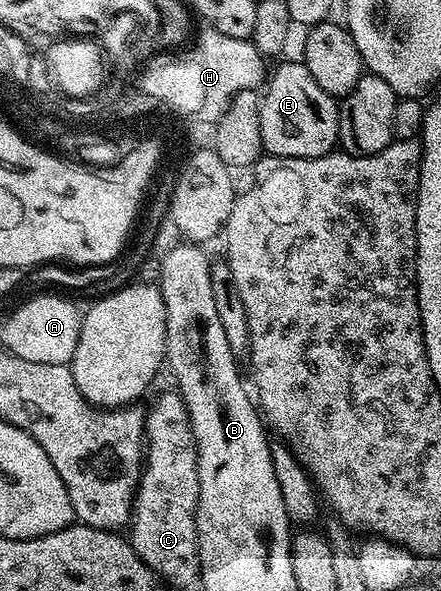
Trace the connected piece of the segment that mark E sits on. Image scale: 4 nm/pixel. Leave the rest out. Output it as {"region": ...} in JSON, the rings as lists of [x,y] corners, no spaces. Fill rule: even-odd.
{"region":[[[302,60],[287,61],[266,78],[261,93],[261,139],[264,150],[273,157],[323,157],[336,148],[339,105],[336,98],[321,91]]]}

